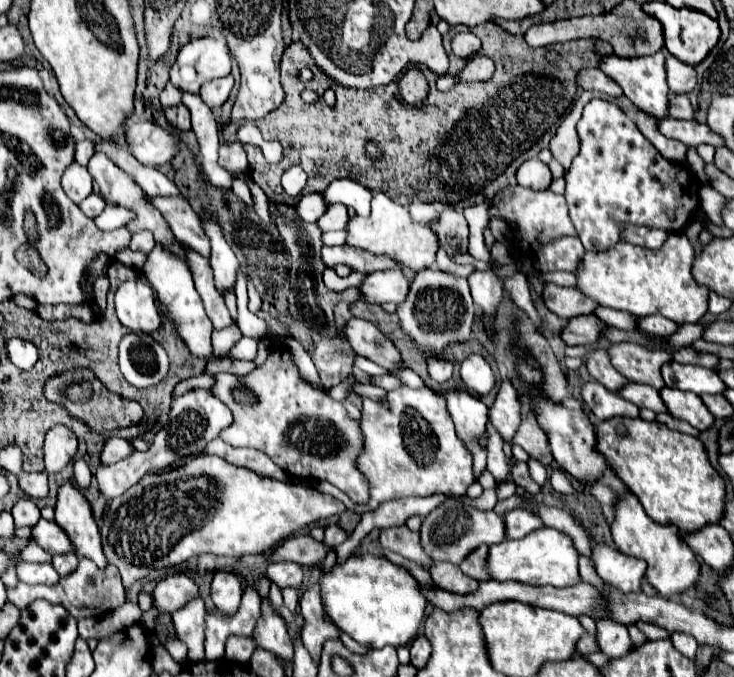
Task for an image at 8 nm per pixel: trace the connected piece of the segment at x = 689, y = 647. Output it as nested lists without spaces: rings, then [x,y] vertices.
[[[674,631],[674,633],[670,635],[670,641],[672,641],[672,645],[674,645],[682,655],[694,659],[696,649],[698,649],[698,643],[694,641],[694,637],[690,637],[688,633],[678,633],[678,631]]]

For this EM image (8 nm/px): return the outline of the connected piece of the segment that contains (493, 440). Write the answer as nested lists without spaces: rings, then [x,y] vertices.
[[[490,425],[486,427],[486,433],[490,439],[488,441],[488,465],[486,465],[486,469],[494,475],[496,481],[510,481],[510,467],[506,463],[504,451],[502,451],[502,437]]]

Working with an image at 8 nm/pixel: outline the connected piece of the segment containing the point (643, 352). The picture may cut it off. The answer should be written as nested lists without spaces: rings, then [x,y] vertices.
[[[614,343],[608,347],[610,363],[618,373],[622,373],[628,381],[652,385],[656,389],[664,387],[660,367],[670,361],[670,353],[666,351],[650,351],[642,345],[634,343]]]

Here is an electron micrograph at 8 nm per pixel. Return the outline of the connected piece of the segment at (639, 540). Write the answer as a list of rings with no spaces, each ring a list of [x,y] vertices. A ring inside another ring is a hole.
[[[628,491],[620,497],[616,503],[616,519],[612,523],[612,537],[616,547],[636,559],[644,559],[648,563],[644,579],[658,591],[660,597],[670,599],[672,595],[682,595],[688,589],[696,587],[700,579],[700,563],[696,561],[696,555],[692,549],[686,547],[684,539],[678,533],[676,525],[660,525],[652,521],[638,499],[630,495]]]

